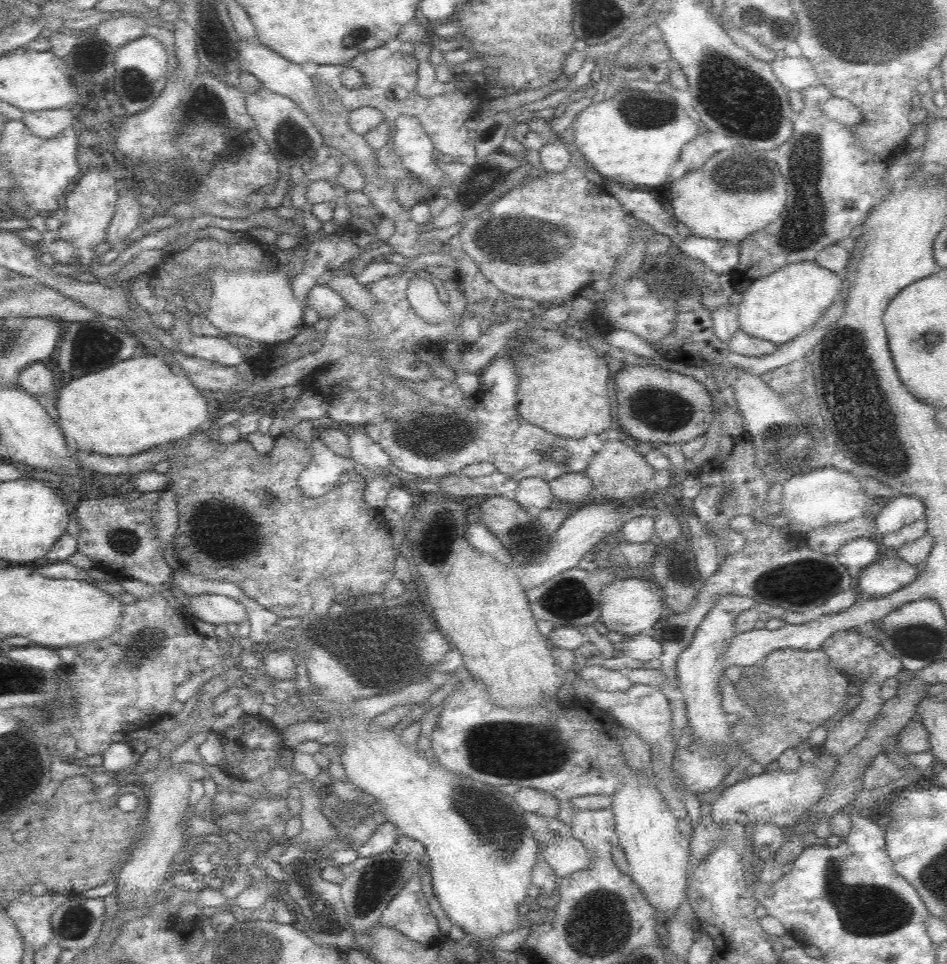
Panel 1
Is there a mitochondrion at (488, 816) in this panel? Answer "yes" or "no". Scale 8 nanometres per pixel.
yes

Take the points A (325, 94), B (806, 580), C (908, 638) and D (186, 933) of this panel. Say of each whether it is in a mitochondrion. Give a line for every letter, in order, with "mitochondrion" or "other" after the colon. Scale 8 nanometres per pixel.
A: other
B: mitochondrion
C: mitochondrion
D: other

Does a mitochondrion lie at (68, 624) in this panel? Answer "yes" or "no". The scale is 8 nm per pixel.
no

